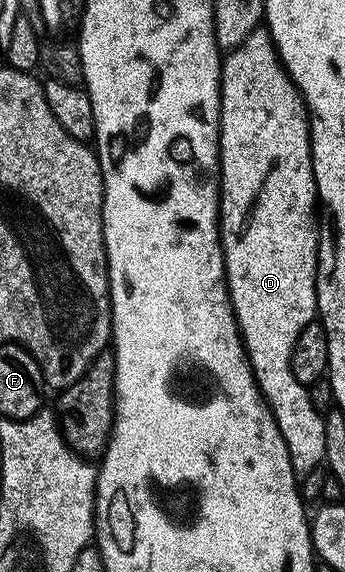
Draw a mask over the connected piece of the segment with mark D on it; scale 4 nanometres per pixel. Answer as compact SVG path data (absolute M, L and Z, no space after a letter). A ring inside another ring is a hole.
M258 29L250 33L245 41L237 48L230 50L224 56L221 65L221 161L219 164L219 194L221 196L221 210L219 212L219 226L221 229L221 248L225 254L225 282L229 288L229 302L233 308L233 316L237 318L237 330L241 333L241 341L245 344L245 353L249 356L249 363L253 366L253 377L262 395L271 401L273 418L277 421L277 428L285 438L289 450L289 458L293 460L293 470L313 471L322 466L325 457L325 421L322 412L313 408L309 400L307 387L295 379L292 372L292 351L301 331L309 323L318 318L317 310L317 249L319 246L319 215L313 212L313 203L318 202L317 182L313 180L313 158L309 155L309 120L307 108L297 90L293 86L285 68L281 65L281 58L277 56L277 47L268 30Z

